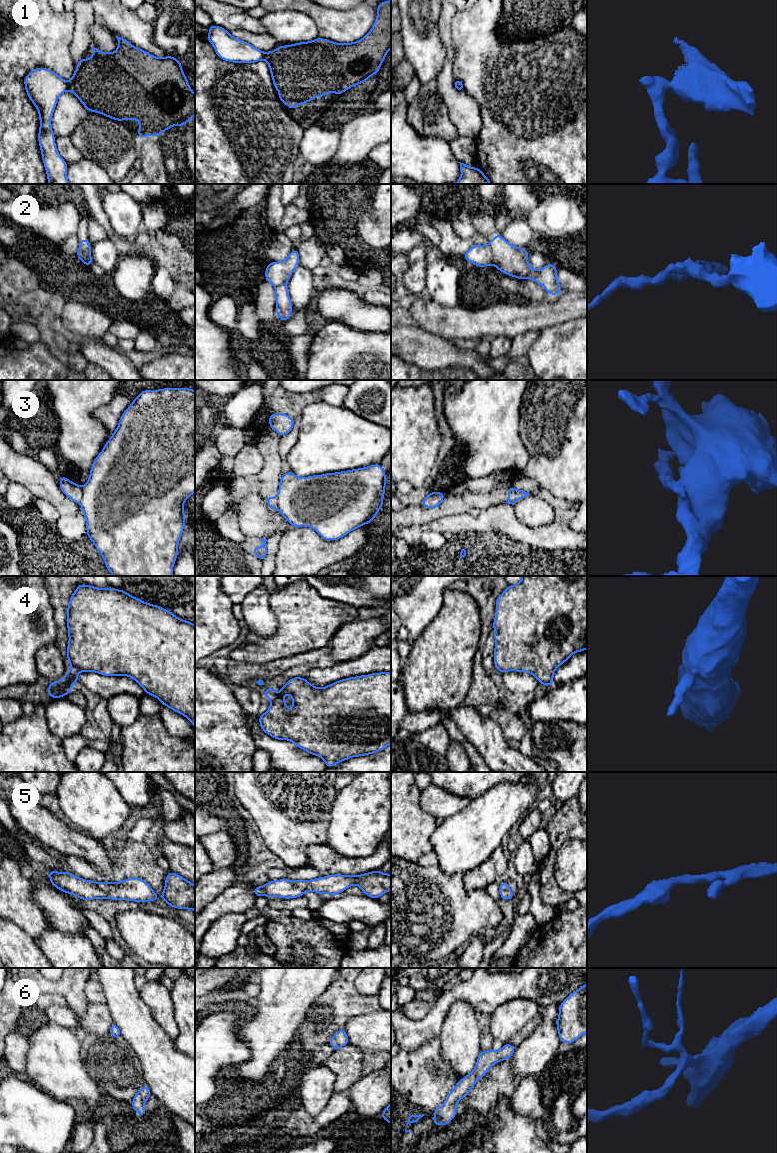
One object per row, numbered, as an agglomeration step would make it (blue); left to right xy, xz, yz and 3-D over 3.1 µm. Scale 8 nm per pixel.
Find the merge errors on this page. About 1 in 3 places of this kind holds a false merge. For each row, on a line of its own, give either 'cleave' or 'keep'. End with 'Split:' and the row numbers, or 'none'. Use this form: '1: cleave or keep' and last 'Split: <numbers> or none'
1: cleave
2: cleave
3: cleave
4: cleave
5: keep
6: keep
Split: 1, 2, 3, 4

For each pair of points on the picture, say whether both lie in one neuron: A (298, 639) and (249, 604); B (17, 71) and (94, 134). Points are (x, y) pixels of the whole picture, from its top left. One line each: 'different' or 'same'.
A: different
B: different

